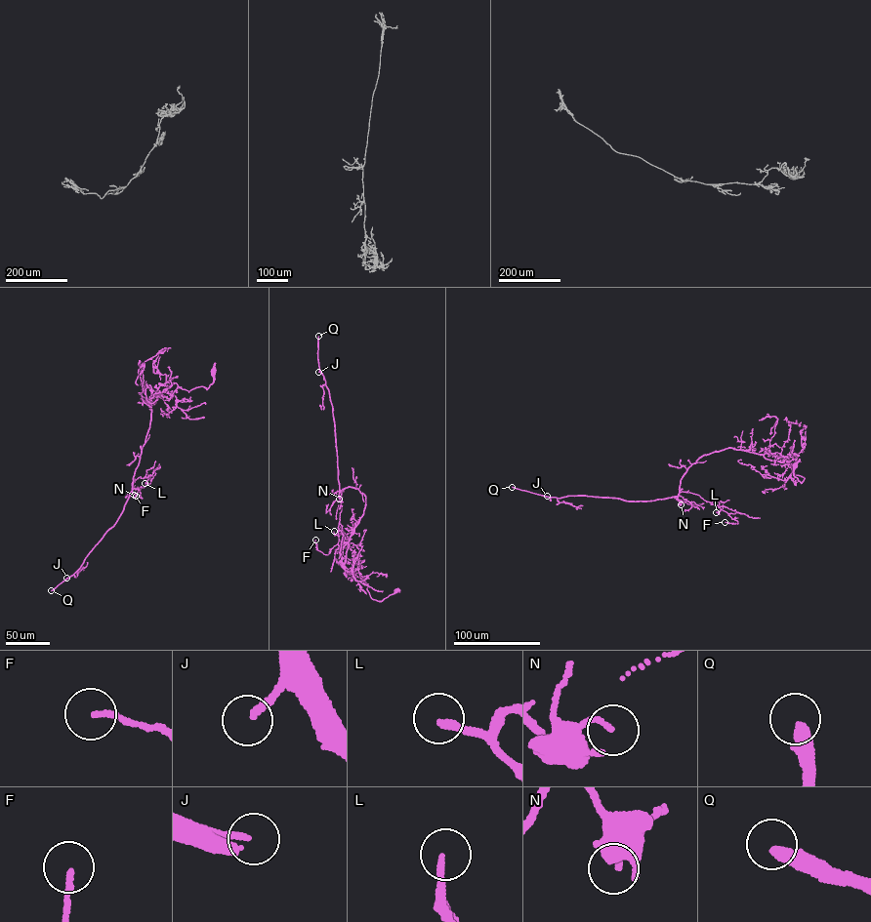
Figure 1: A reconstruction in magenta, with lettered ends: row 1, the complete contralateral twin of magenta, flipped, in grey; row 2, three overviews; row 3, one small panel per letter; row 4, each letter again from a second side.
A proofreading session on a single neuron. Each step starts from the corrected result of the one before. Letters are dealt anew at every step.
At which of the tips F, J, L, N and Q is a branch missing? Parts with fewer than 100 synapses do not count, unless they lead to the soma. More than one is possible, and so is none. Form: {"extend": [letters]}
{"extend": ["L", "Q"]}

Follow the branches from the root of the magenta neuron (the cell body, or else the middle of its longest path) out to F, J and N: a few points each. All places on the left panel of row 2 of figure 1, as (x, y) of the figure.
F: (212, 372), (207, 388), (188, 392), (175, 382), (150, 404), (132, 485), (153, 477), (134, 495)
J: (212, 372), (207, 388), (188, 392), (175, 382), (150, 403), (149, 427), (123, 509), (66, 578)
N: (212, 372), (207, 388), (188, 392), (175, 382), (149, 405), (149, 427), (132, 483), (136, 496)

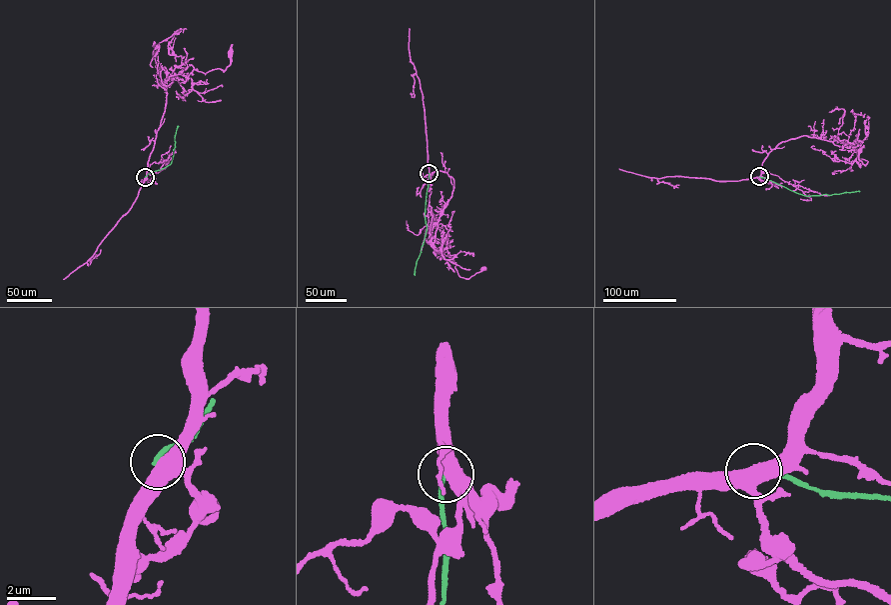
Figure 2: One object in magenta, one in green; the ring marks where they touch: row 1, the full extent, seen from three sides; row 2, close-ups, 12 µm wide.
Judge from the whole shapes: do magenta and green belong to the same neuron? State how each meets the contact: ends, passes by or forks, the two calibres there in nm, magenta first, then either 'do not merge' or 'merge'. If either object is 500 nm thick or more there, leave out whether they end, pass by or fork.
magenta forks; green ends; calibres 460 and 180 nm; do not merge

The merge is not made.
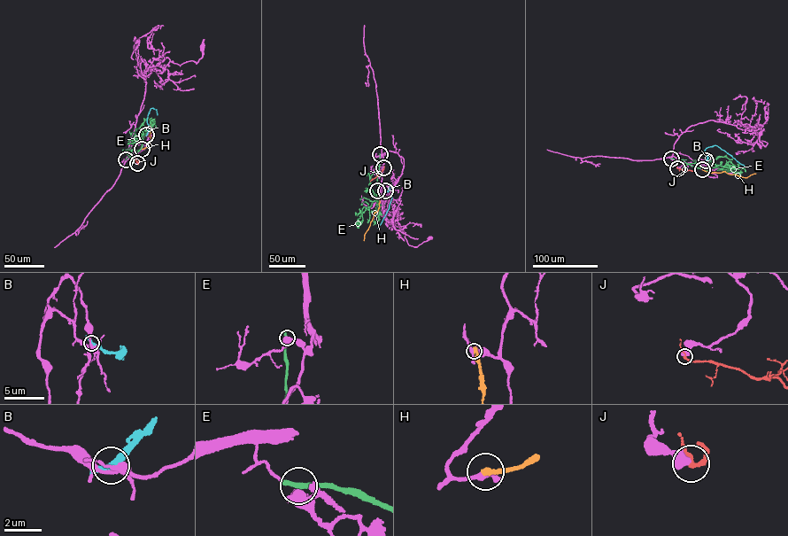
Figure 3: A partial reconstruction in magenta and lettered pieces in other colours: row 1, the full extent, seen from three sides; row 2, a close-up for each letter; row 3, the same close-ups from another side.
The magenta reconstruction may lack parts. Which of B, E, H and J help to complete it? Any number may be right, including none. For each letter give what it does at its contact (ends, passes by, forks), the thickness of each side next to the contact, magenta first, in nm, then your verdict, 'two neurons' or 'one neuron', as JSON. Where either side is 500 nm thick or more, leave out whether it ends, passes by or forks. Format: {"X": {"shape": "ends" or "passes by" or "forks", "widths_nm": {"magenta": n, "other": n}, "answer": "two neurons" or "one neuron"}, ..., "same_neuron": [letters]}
{"B": {"shape": "passes by", "widths_nm": {"magenta": 280, "other": 240}, "answer": "two neurons"}, "E": {"shape": "ends", "widths_nm": {"magenta": 440, "other": 320}, "answer": "two neurons"}, "H": {"shape": "ends", "widths_nm": {"magenta": 240, "other": 340}, "answer": "two neurons"}, "J": {"widths_nm": {"magenta": 550, "other": 160}, "answer": "two neurons"}, "same_neuron": []}

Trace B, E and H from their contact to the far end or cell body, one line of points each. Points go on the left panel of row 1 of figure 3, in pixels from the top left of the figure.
B: (146, 135), (147, 119), (151, 108), (156, 109), (157, 114)
E: (126, 159), (142, 145), (142, 138), (134, 132), (135, 128), (141, 128)
H: (142, 149), (151, 140), (149, 136), (150, 120)

